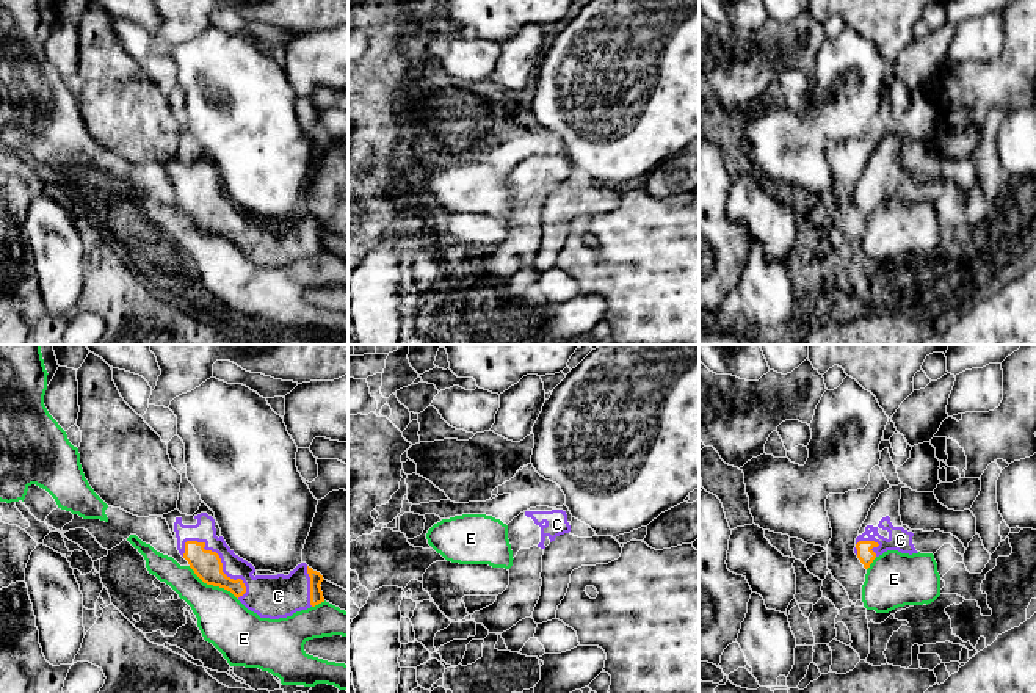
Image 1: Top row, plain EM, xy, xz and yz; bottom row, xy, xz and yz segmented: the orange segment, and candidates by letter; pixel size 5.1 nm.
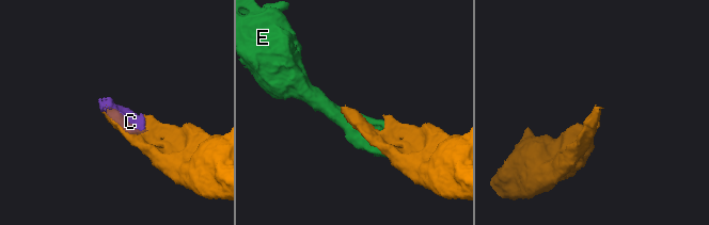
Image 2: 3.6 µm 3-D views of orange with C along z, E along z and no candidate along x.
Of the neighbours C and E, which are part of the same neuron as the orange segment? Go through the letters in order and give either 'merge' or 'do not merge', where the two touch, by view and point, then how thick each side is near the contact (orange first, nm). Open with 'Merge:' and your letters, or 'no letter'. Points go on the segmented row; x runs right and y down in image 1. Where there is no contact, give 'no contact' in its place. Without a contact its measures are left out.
Merge: C
C: merge; meets orange in xy at (220, 562); 150 nm thick on the orange side, 140 nm on the other
E: do not merge; meets orange in xy at (213, 585); 150 nm thick on the orange side, 260 nm on the other

